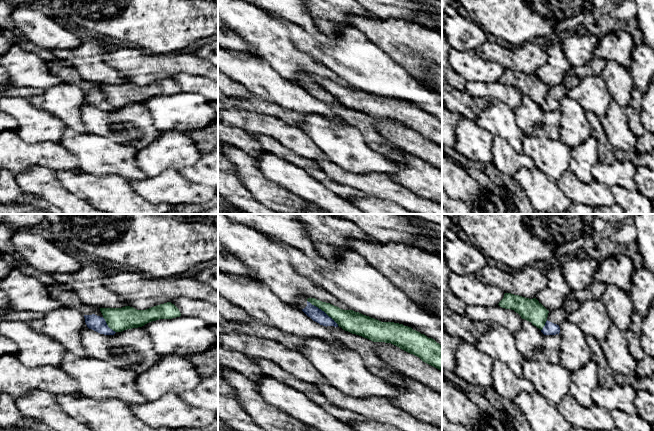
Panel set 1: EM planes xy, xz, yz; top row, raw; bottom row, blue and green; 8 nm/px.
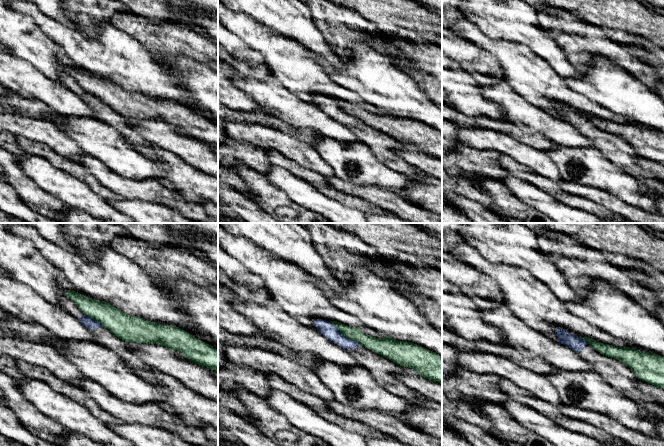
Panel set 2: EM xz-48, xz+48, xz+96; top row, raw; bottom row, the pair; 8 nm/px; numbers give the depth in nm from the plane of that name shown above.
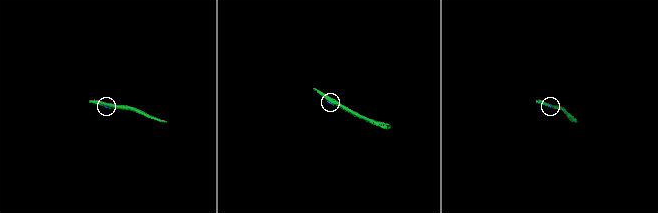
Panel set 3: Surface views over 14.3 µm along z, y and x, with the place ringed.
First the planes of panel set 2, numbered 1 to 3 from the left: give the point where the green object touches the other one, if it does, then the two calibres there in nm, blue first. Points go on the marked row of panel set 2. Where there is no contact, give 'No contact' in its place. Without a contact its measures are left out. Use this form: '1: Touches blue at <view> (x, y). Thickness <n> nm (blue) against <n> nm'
1: Touches blue at xz-48 (94, 319). Thickness 90 nm (blue) against 200 nm
2: Touches blue at xz+48 (345, 336). Thickness 120 nm (blue) against 120 nm
3: Touches blue at xz+96 (584, 340). Thickness 110 nm (blue) against 100 nm

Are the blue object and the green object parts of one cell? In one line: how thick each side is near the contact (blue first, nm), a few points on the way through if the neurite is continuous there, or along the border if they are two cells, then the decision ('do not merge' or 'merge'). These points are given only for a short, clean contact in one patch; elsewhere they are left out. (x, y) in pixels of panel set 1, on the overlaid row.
110 nm thick on the blue side, 170 nm on the other; do not merge

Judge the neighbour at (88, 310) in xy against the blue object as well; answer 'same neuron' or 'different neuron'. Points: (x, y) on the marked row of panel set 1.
same neuron

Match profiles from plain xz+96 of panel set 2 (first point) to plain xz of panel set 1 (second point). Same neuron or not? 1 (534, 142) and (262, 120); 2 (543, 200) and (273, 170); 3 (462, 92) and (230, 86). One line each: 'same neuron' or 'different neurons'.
1: different neurons
2: same neuron
3: same neuron

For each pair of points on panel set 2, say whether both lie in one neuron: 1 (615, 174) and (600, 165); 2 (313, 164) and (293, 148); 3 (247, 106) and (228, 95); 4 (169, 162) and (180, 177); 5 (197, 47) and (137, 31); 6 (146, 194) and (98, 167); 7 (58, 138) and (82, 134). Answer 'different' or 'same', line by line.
1: same
2: same
3: same
4: same
5: same
6: same
7: different

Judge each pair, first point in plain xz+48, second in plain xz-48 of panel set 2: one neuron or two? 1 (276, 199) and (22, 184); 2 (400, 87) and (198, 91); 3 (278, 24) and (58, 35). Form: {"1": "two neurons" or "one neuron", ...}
{"1": "one neuron", "2": "two neurons", "3": "two neurons"}

